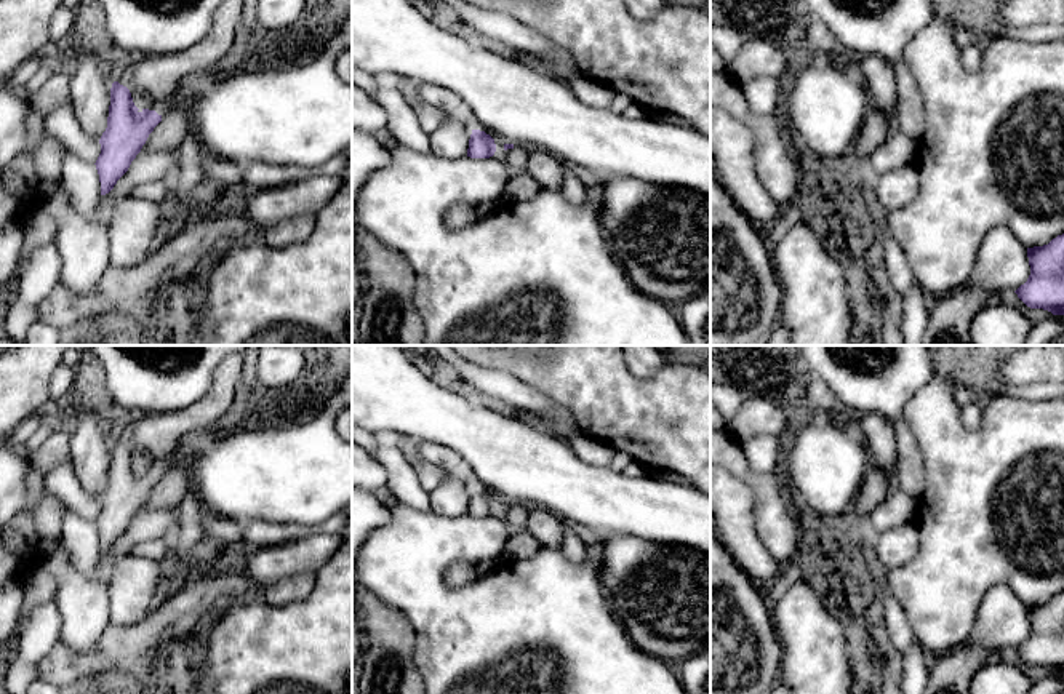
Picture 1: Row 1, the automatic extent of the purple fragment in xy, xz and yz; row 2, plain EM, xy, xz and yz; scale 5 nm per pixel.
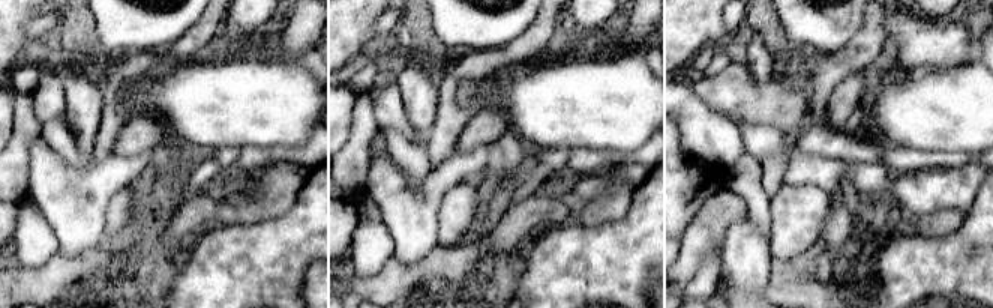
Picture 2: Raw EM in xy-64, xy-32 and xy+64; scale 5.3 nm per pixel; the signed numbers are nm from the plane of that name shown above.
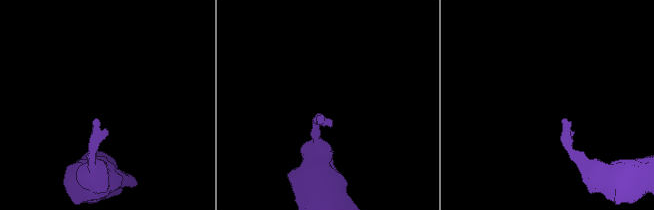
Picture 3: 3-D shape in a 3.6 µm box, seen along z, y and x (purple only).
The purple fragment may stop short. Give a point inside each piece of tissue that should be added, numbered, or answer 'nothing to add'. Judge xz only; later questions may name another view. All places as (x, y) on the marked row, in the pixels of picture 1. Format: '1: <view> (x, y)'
1: xz (517, 159)

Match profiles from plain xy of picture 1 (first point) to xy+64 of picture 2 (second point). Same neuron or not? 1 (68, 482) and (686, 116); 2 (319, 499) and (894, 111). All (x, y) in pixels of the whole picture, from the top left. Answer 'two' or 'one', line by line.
1: two
2: one

